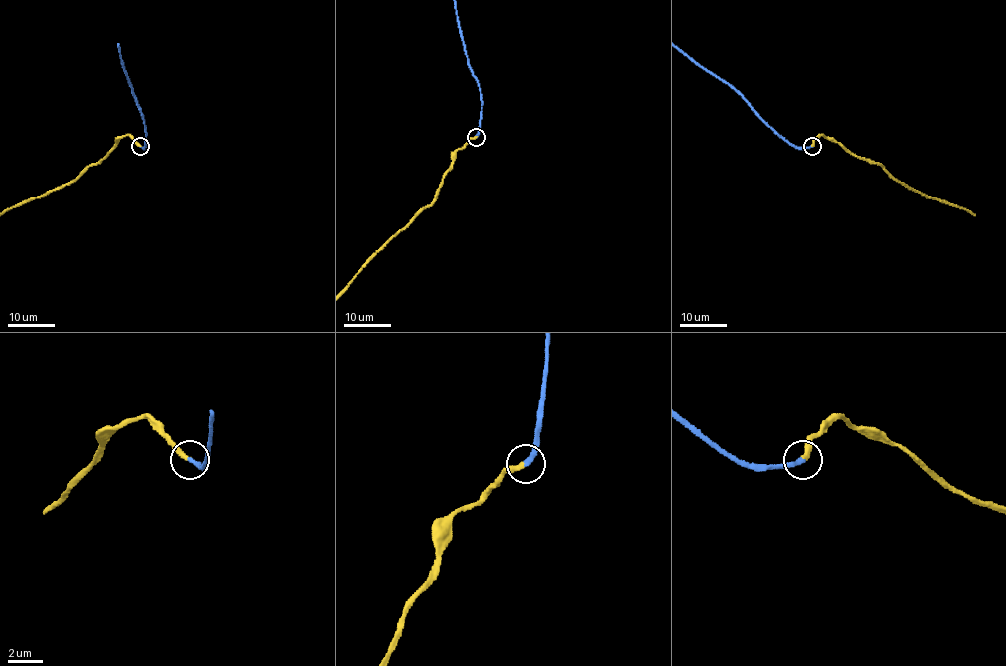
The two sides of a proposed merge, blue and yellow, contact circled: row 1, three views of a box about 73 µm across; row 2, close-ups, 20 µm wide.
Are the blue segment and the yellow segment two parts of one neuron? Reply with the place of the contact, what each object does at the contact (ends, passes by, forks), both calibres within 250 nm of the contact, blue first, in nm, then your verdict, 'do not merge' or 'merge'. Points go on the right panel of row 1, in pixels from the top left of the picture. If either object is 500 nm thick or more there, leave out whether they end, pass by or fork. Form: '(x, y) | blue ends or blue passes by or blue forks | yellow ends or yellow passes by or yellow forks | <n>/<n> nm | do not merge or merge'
(812, 146) | blue ends | yellow ends | 280/280 nm | merge

